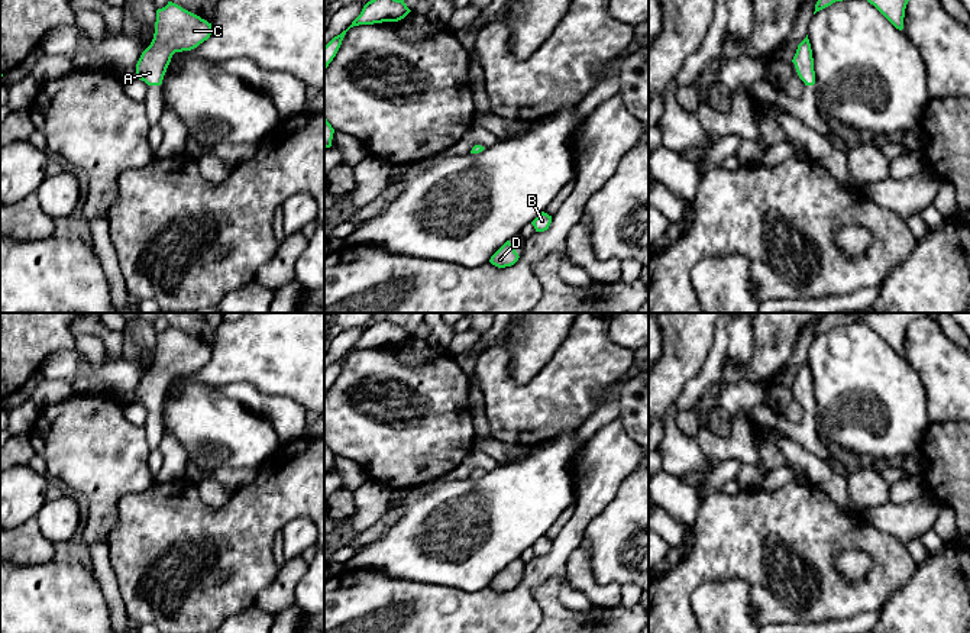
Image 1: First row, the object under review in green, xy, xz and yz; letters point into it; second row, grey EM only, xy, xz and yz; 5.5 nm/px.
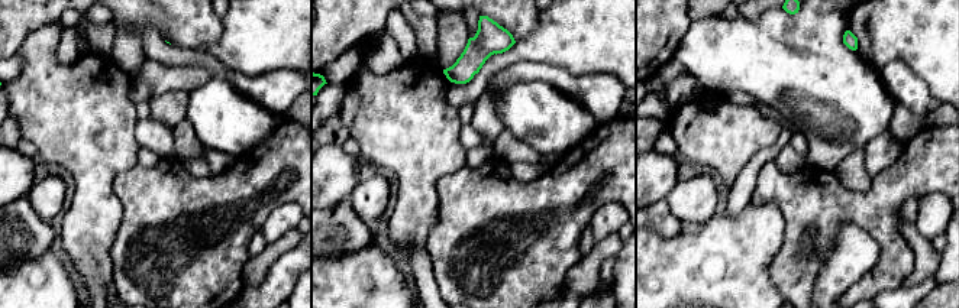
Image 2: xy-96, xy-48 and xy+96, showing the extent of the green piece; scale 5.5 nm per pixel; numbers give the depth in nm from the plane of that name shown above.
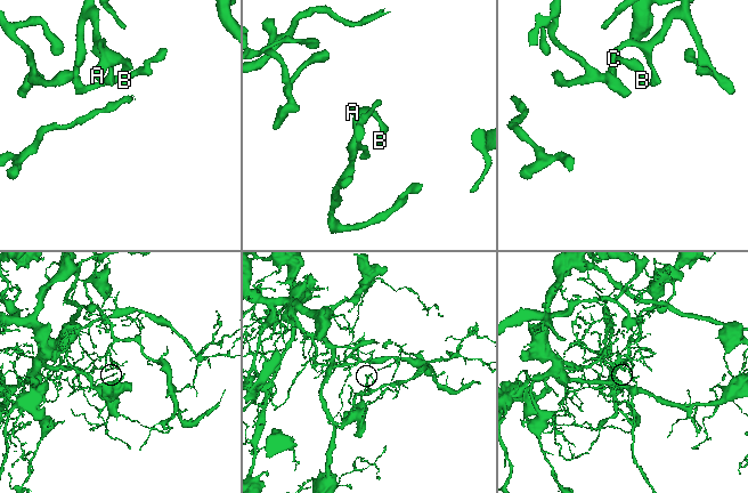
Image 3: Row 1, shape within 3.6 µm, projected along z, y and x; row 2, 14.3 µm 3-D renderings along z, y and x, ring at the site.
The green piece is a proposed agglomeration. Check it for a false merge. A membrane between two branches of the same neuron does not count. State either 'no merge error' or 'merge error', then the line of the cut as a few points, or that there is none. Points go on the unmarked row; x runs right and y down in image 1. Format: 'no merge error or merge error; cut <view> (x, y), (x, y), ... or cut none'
no merge error; cut none

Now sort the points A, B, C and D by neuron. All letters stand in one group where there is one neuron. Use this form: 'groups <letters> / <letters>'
groups A B C D

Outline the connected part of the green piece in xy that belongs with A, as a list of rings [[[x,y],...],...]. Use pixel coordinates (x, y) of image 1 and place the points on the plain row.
[[[168,326],[156,335],[153,364],[136,388],[138,403],[148,410],[161,410],[172,380],[197,372],[210,359],[211,348]]]

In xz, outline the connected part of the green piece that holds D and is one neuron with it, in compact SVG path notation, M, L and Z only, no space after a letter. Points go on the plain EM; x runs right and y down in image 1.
M507 565L489 584L489 587L498 592L511 591L518 585L518 578Z

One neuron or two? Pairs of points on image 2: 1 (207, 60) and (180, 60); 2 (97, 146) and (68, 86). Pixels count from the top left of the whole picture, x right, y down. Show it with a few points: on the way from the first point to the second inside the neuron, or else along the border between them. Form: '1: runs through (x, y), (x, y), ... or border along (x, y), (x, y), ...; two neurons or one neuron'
1: runs through (200, 58), (187, 58); one neuron
2: runs through (91, 132), (68, 106), (68, 100); one neuron

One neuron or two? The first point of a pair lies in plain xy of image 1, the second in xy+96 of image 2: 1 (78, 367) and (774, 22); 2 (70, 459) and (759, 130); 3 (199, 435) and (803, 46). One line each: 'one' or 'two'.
1: one
2: one
3: one

